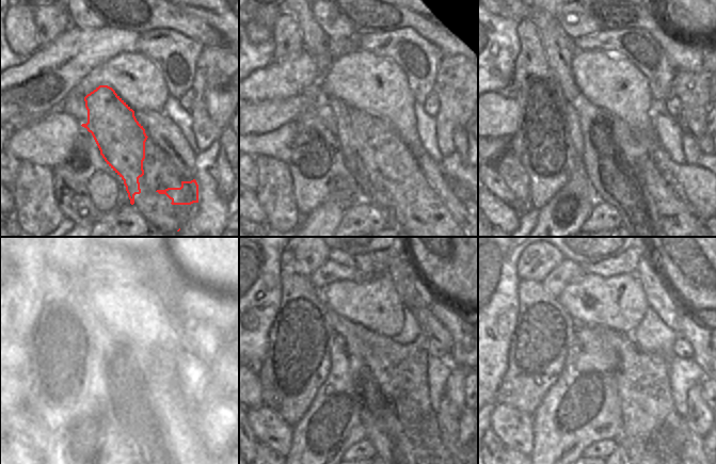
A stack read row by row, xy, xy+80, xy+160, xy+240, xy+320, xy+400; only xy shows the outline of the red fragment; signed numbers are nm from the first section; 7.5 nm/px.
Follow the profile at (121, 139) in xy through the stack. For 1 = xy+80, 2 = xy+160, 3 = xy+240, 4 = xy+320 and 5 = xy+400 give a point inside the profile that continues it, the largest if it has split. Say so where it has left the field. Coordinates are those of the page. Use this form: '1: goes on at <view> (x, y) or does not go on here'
1: goes on at xy+80 (383, 150)
2: goes on at xy+160 (635, 148)
3: goes on at xy+240 (162, 385)
4: goes on at xy+320 (401, 386)
5: goes on at xy+400 (648, 389)

